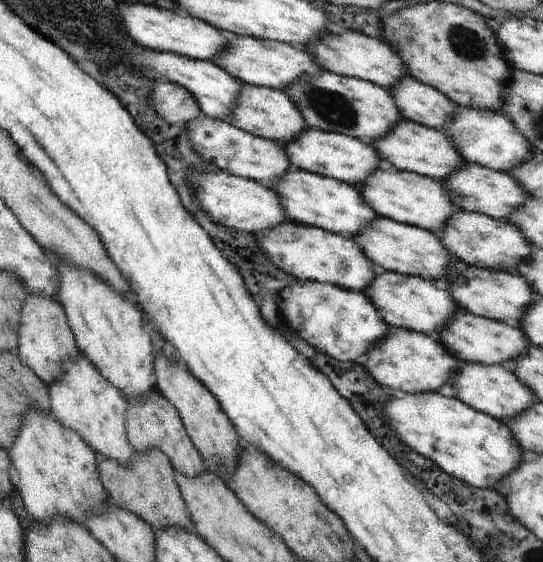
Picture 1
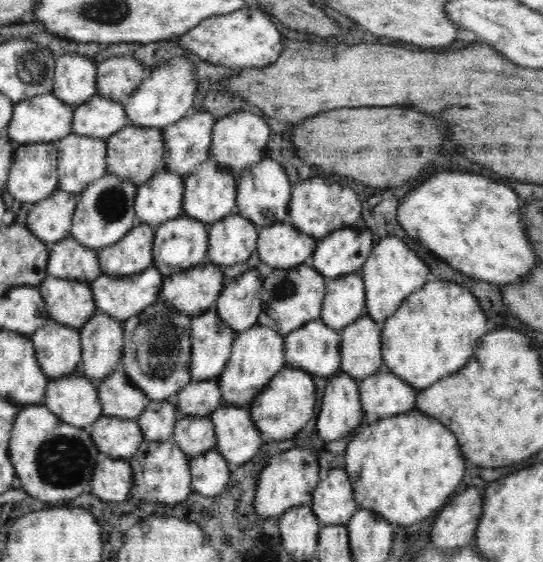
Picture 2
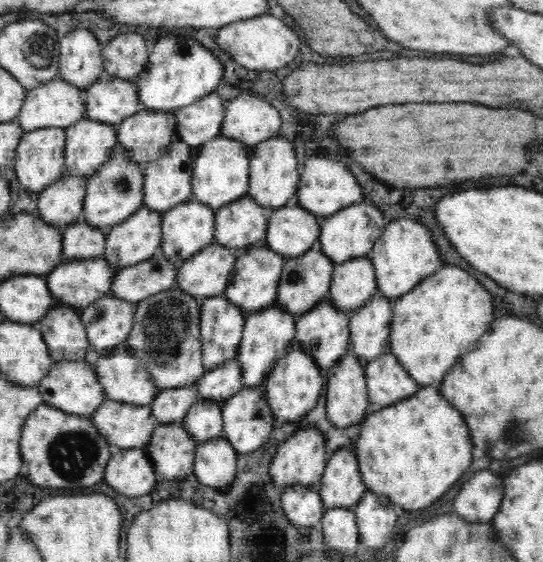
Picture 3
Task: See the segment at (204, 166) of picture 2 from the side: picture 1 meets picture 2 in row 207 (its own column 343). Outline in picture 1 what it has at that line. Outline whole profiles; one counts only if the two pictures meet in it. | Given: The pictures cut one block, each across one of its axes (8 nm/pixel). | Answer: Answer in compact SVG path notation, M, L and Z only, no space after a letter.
M291 167L276 183L270 186L278 194L288 220L296 224L301 223L354 238L366 230L377 218L377 213L367 204L363 194L356 187L335 179Z

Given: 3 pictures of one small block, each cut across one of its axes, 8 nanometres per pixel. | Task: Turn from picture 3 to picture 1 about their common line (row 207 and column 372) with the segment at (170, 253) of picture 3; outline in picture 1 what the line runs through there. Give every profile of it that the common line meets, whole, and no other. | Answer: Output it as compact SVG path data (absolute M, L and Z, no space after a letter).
M391 166L378 168L364 185L356 188L378 217L419 227L437 235L442 234L451 217L458 212L444 182L407 171L398 171Z

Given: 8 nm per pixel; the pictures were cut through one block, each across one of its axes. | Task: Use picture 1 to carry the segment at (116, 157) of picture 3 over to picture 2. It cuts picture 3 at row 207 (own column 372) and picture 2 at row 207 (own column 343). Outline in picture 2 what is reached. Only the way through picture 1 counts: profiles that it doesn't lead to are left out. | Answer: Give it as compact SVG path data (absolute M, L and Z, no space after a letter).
M110 173L99 178L96 183L90 184L79 196L77 196L76 211L72 217L71 238L78 241L82 247L94 250L112 247L128 232L140 224L135 212L135 198L138 186Z

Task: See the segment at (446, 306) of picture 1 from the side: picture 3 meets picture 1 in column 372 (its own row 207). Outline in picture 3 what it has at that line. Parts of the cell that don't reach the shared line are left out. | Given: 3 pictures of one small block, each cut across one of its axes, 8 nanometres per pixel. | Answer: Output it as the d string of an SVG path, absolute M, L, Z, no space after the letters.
M294 202L282 208L267 208L267 248L285 258L303 255L317 246L319 218Z

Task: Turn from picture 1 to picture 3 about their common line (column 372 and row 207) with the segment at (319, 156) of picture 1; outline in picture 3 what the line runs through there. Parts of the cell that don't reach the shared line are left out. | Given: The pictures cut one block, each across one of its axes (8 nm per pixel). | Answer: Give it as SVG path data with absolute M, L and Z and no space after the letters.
M177 140L164 149L164 154L152 162L143 165L144 207L160 214L193 199L192 166L195 150L190 145Z

